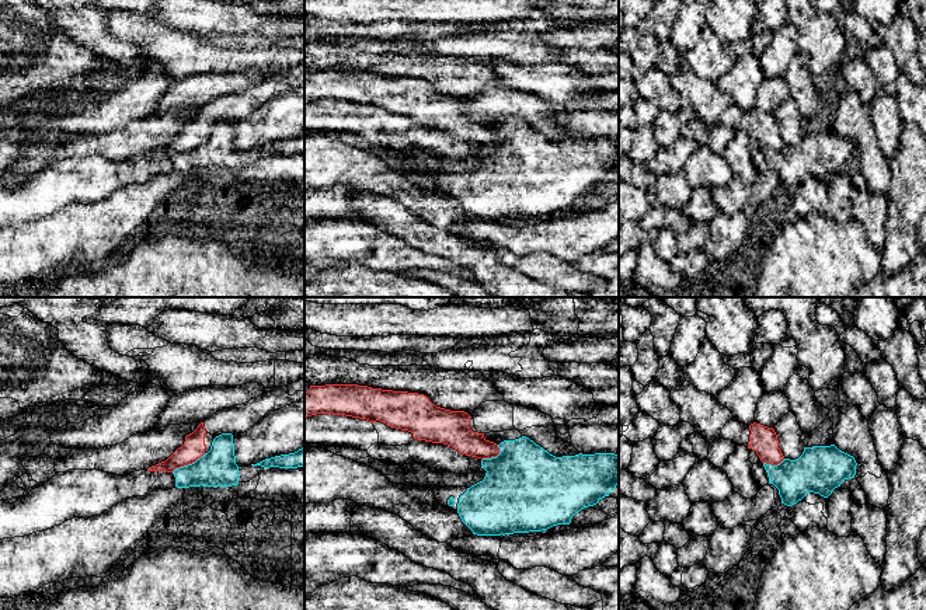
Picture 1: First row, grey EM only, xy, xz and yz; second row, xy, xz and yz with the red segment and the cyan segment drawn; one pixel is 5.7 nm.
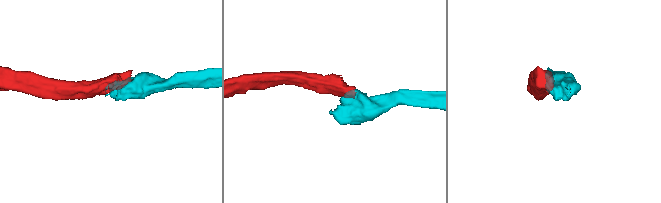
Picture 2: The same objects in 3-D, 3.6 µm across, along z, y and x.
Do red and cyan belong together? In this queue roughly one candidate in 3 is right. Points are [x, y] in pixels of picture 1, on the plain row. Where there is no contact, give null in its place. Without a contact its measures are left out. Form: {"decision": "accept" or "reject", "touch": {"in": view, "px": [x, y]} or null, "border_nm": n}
{"decision": "reject", "touch": {"in": "xy", "px": [188, 149]}, "border_nm": 220}

